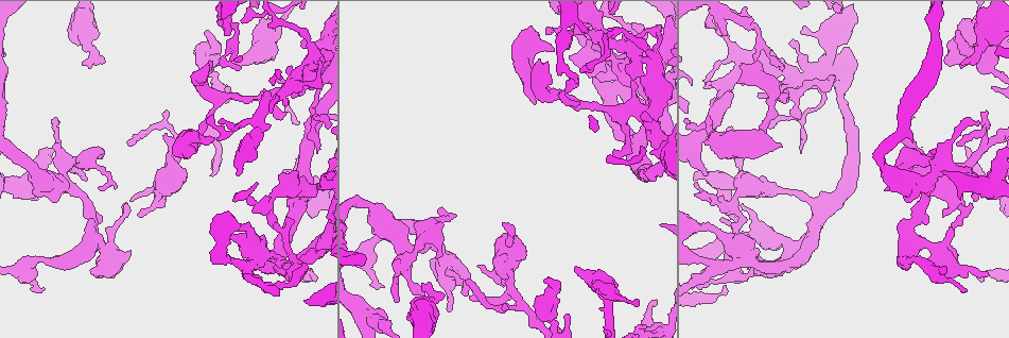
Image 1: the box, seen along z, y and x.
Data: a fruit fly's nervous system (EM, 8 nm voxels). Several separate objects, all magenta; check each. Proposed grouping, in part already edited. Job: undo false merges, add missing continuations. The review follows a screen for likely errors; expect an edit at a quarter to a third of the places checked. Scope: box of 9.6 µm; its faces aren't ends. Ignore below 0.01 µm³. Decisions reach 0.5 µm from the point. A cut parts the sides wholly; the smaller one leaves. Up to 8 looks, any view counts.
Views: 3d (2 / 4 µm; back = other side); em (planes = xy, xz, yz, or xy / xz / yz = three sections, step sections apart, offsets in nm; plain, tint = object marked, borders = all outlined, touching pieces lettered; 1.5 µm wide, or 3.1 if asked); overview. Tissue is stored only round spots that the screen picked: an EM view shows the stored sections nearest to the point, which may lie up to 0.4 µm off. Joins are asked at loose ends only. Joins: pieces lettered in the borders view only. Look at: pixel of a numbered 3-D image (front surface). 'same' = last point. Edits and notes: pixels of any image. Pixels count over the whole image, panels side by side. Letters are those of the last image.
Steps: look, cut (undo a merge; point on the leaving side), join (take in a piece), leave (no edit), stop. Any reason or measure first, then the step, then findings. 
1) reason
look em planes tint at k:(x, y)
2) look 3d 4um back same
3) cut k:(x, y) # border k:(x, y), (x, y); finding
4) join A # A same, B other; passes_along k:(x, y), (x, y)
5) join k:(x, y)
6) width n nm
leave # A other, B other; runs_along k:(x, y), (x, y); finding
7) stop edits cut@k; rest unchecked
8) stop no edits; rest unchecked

free end
look em xz step 4 borders at 1:(167, 135)

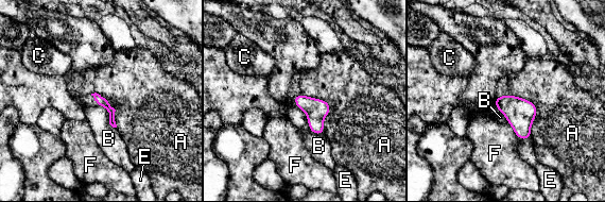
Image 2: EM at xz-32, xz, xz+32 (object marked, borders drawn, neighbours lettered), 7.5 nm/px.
cut it another way
look em planes borders same

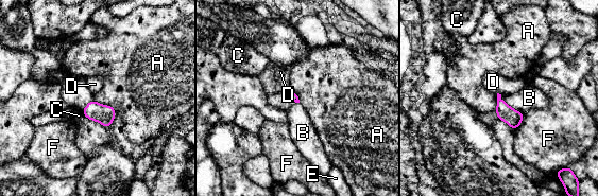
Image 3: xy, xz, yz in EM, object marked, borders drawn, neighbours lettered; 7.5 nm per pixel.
longest_contact A 260 nm
leave # A other, B other, C other, D other, E other, F other; none of them fits

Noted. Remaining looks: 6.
look em planes tint at 1:(430, 284)

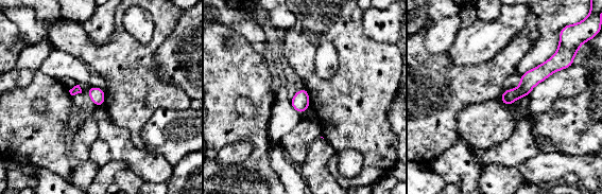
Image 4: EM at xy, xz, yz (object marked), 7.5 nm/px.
what lies round it
look em planes borders same

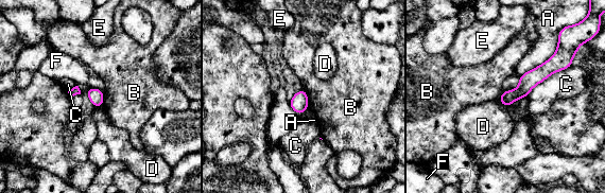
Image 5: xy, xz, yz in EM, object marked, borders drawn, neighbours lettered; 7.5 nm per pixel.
width 110 nm
leave # A other, B other, C other, D other, E other, F other; runs_along 5:(562, 66), (550, 66), (502, 100); none of them fits

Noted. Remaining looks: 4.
an open end
look 3d 4um at 1:(945, 61)

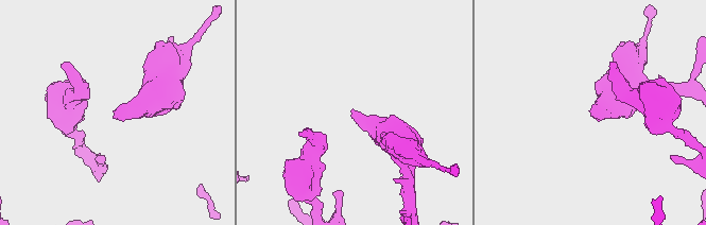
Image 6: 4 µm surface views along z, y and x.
shape alone is not enough
look em planes tint at 6:(354, 112)

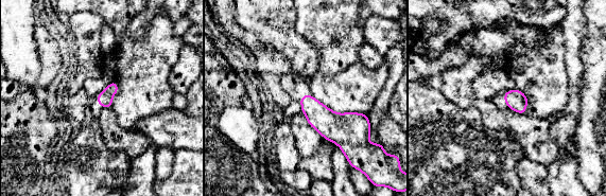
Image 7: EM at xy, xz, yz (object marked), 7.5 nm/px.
look em planes borders same

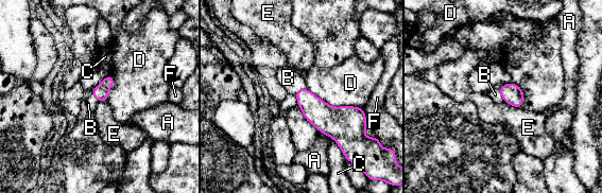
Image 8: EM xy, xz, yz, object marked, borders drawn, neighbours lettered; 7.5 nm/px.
longest_contact D 440 nm
join B # A other, B same, C other, D other, E other, F other; it goes on there

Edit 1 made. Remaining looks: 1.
stop edits join@8; rest unchecked

